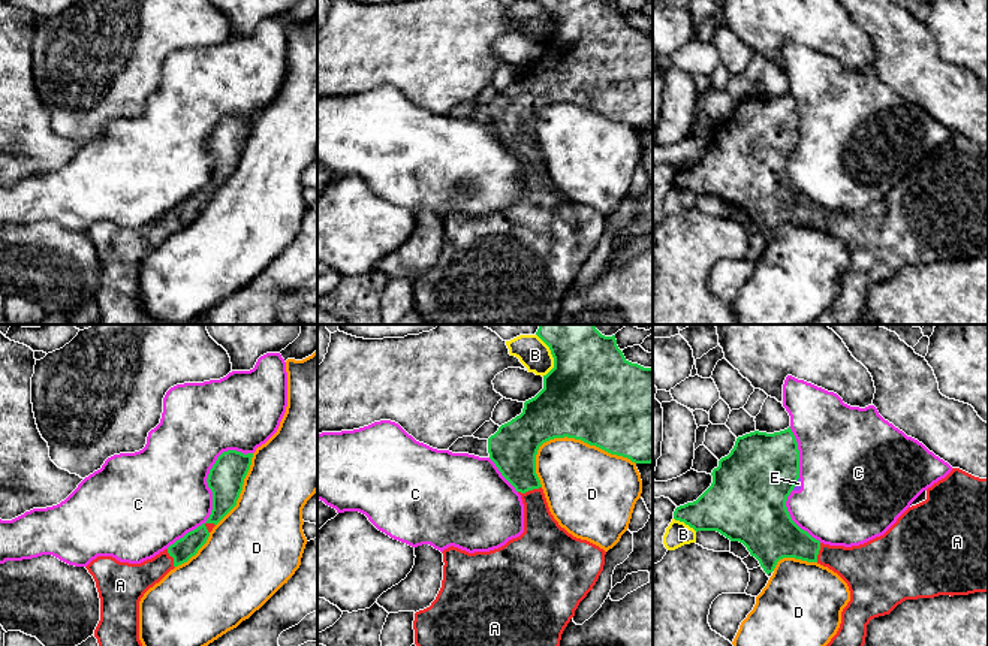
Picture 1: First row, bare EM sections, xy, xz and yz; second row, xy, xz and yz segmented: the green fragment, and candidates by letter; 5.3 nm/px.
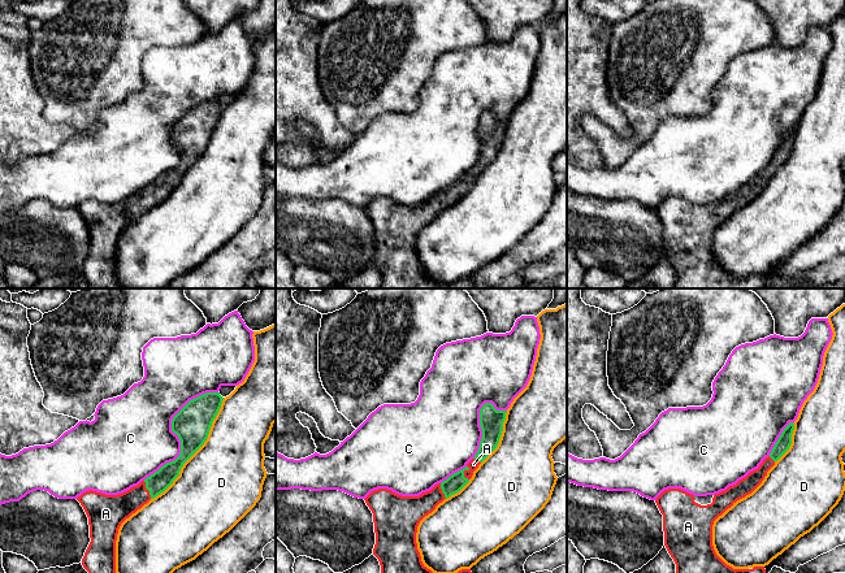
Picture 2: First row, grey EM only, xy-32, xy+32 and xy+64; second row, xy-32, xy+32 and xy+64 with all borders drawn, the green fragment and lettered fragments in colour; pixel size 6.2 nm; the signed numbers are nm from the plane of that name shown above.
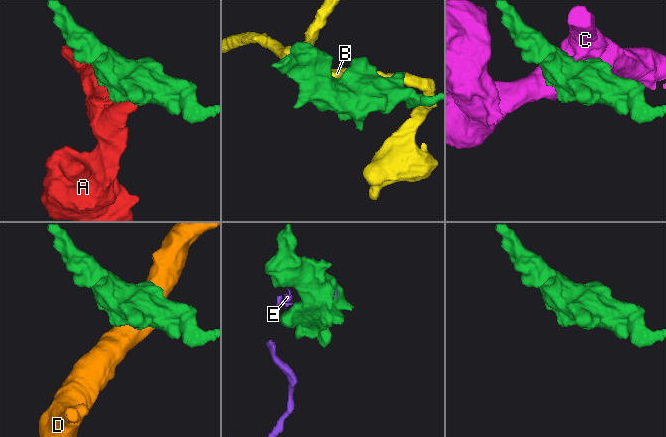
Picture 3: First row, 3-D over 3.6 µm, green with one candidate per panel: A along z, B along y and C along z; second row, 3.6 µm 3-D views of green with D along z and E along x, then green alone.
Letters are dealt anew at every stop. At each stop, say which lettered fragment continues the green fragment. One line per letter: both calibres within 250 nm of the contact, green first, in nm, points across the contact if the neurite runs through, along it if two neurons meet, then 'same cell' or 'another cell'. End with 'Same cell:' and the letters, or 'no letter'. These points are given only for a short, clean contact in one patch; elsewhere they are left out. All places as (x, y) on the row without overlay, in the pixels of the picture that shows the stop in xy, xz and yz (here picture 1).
A: calibres 260 and 200 nm; same cell
B: calibres 440 and 170 nm; another cell
C: calibres 190 and 460 nm; another cell
D: calibres 500 and 440 nm; another cell
E: calibres 420 and 30 nm; border yz (798, 142), (792, 154); another cell
Same cell: A

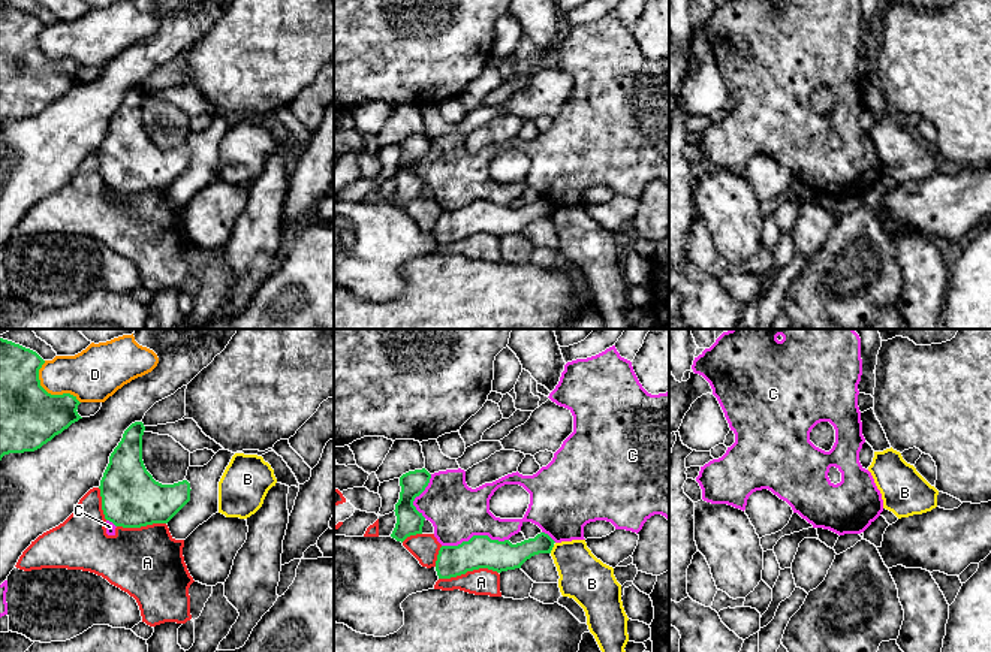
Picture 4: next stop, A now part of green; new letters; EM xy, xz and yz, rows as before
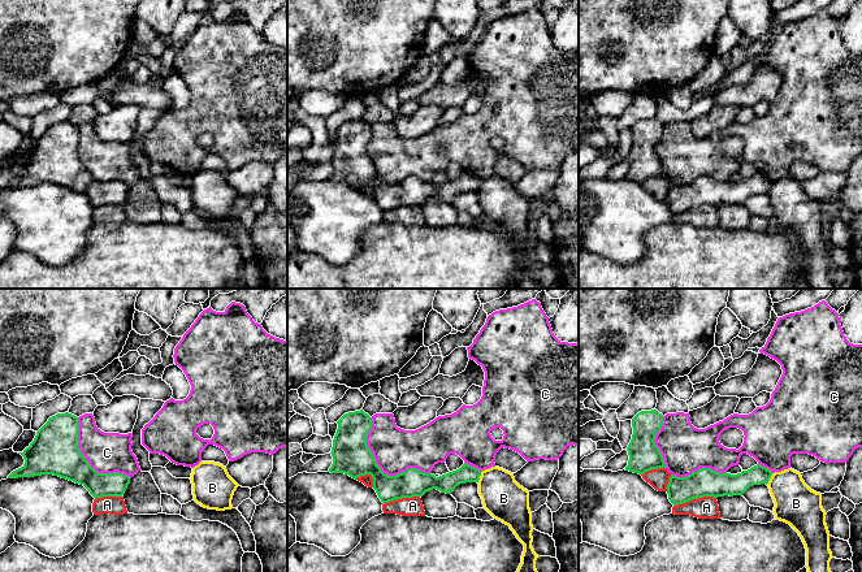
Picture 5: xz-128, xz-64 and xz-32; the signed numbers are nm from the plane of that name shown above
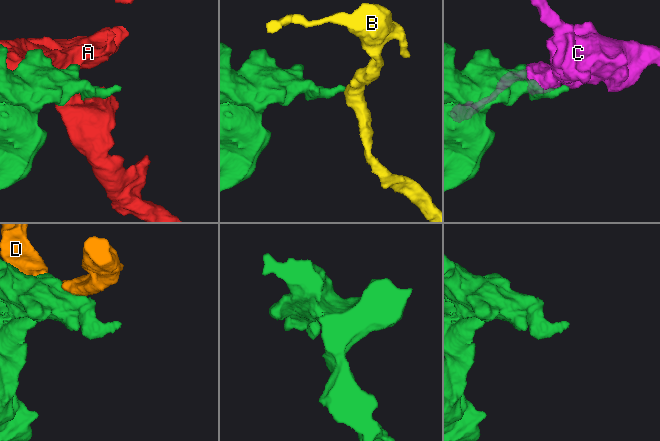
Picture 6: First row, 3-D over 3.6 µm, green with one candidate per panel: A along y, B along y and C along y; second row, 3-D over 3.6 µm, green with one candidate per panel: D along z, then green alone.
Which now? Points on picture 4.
A: calibres 180 and 140 nm; another cell
B: calibres 140 and 260 nm; border xz (554, 210), (550, 217); another cell
C: calibres 180 and 300 nm; another cell
D: calibres 320 and 280 nm; another cell
Same cell: no letter

